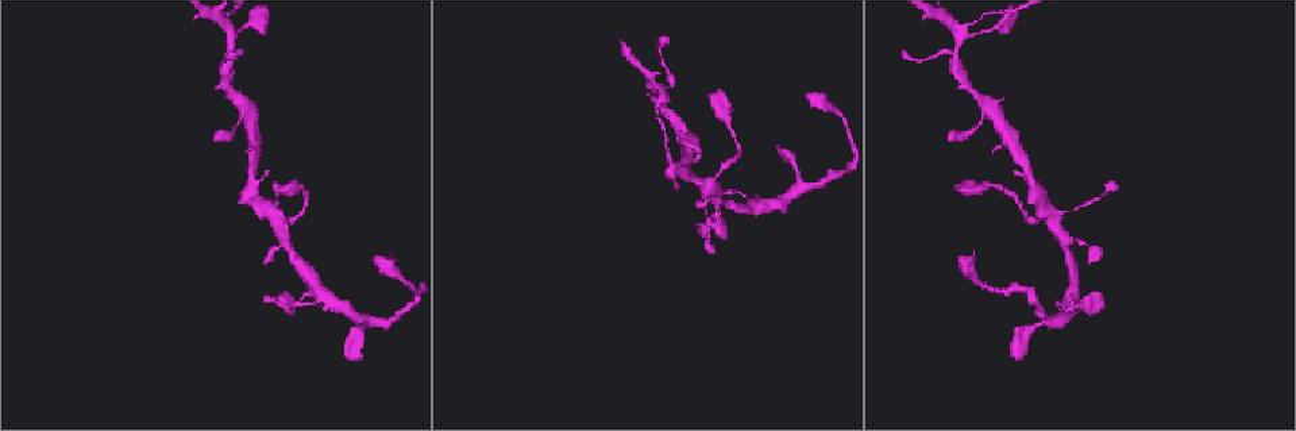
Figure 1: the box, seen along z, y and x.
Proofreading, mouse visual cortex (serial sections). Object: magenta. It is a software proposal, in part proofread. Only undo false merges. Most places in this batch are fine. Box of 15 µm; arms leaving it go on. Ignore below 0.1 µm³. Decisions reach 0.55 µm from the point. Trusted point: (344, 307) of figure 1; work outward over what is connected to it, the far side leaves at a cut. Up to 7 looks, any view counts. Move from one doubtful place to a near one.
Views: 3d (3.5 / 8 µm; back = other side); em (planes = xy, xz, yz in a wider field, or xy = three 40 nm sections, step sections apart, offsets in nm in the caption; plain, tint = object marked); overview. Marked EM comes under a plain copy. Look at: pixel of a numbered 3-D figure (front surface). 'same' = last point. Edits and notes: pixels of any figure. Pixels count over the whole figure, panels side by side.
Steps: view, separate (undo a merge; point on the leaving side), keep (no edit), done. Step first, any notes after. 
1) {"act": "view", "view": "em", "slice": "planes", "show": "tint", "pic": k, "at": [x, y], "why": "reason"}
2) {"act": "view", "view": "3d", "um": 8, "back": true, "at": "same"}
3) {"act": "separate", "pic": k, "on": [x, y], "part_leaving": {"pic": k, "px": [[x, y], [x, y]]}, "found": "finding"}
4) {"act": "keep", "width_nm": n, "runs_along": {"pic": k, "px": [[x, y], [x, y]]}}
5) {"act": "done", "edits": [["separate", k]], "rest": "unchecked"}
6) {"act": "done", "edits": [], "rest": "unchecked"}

{"act": "view", "view": "3d", "um": 3.5, "pic": 1, "at": [704, 182], "why": "three arms meet"}

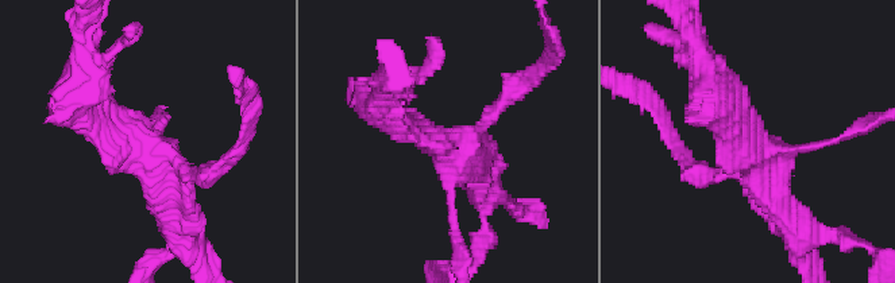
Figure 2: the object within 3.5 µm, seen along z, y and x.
{"act": "keep", "runs_along": {"pic": 2, "px": [[181, 229], [169, 175], [83, 108]]}, "found": "continuous, no second cell"}

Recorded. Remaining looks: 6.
{"act": "view", "view": "3d", "um": 3.5, "pic": 1, "at": [683, 128], "why": "thick turns thin"}

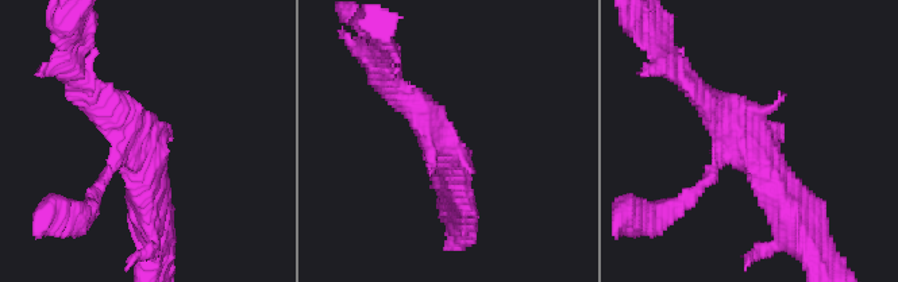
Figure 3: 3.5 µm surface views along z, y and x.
{"act": "keep", "runs_along": {"pic": 3, "px": [[790, 215], [759, 145], [697, 91]]}, "found": "continuous, no second cell"}

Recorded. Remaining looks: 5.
{"act": "view", "view": "3d", "um": 3.5, "pic": 1, "at": [230, 36], "why": "looks like a crossing"}

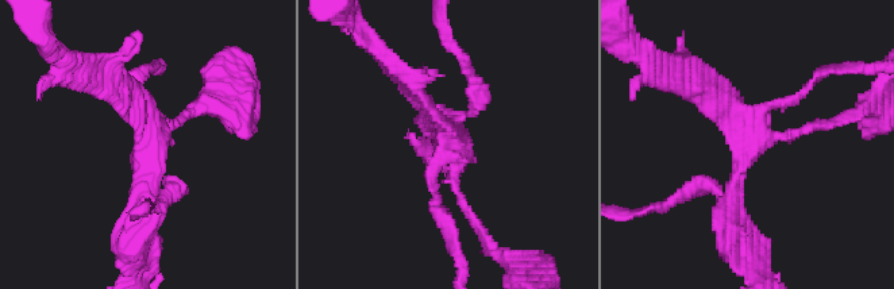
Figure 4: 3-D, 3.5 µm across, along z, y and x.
{"act": "view", "view": "em", "slice": "xy", "step": 1, "show": "tint", "pic": 4, "at": [451, 149], "arms": 4, "arm_widths_nm": [100, 150, 200, 250], "why": "now the EM"}

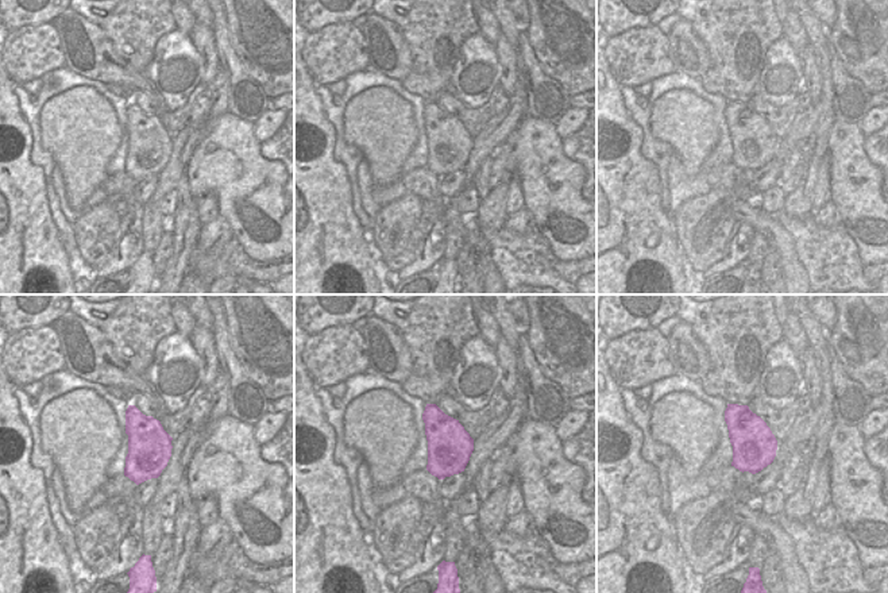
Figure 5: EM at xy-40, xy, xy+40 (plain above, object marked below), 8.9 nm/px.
{"act": "keep", "runs_along": {"pic": 4, "px": [[731, 220], [755, 120], [700, 88]]}, "found": "continuous, no second cell"}

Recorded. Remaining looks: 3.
{"act": "done", "edits": [], "rest": "unchecked"}

